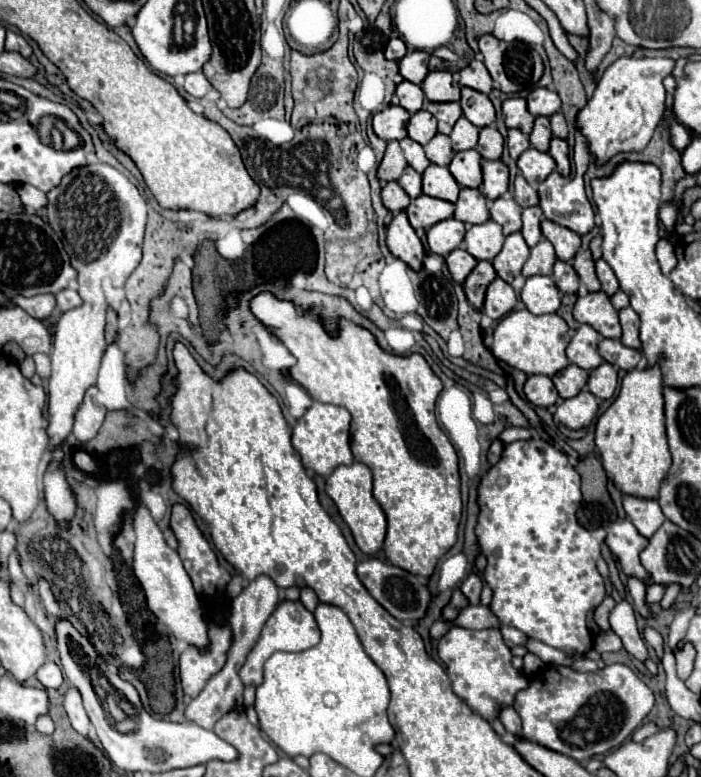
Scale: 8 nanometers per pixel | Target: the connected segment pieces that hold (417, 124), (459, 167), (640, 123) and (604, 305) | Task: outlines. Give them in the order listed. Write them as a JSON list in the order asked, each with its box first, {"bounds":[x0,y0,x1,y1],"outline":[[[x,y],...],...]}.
[{"bounds":[408,110,436,144],"outline":[[[420,110],[408,120],[408,136],[418,144],[428,144],[436,136],[436,118],[428,110]]]},{"bounds":[448,150,482,188],"outline":[[[464,150],[454,154],[448,168],[460,186],[478,188],[482,184],[480,162],[482,162],[482,156],[478,156],[476,150]]]},{"bounds":[576,58,674,166],"outline":[[[618,58],[614,64],[610,64],[604,70],[604,74],[594,90],[594,96],[576,116],[576,126],[578,126],[580,134],[586,138],[588,150],[590,150],[596,166],[608,164],[608,160],[612,156],[616,156],[618,152],[642,152],[646,148],[646,144],[650,142],[650,138],[664,114],[666,90],[662,88],[662,80],[672,72],[672,68],[674,68],[674,60],[670,60],[670,58]]]},{"bounds":[574,292,620,338],"outline":[[[590,292],[580,296],[574,306],[574,318],[580,324],[590,324],[604,338],[620,338],[620,322],[618,312],[610,304],[610,298],[600,292]]]}]

